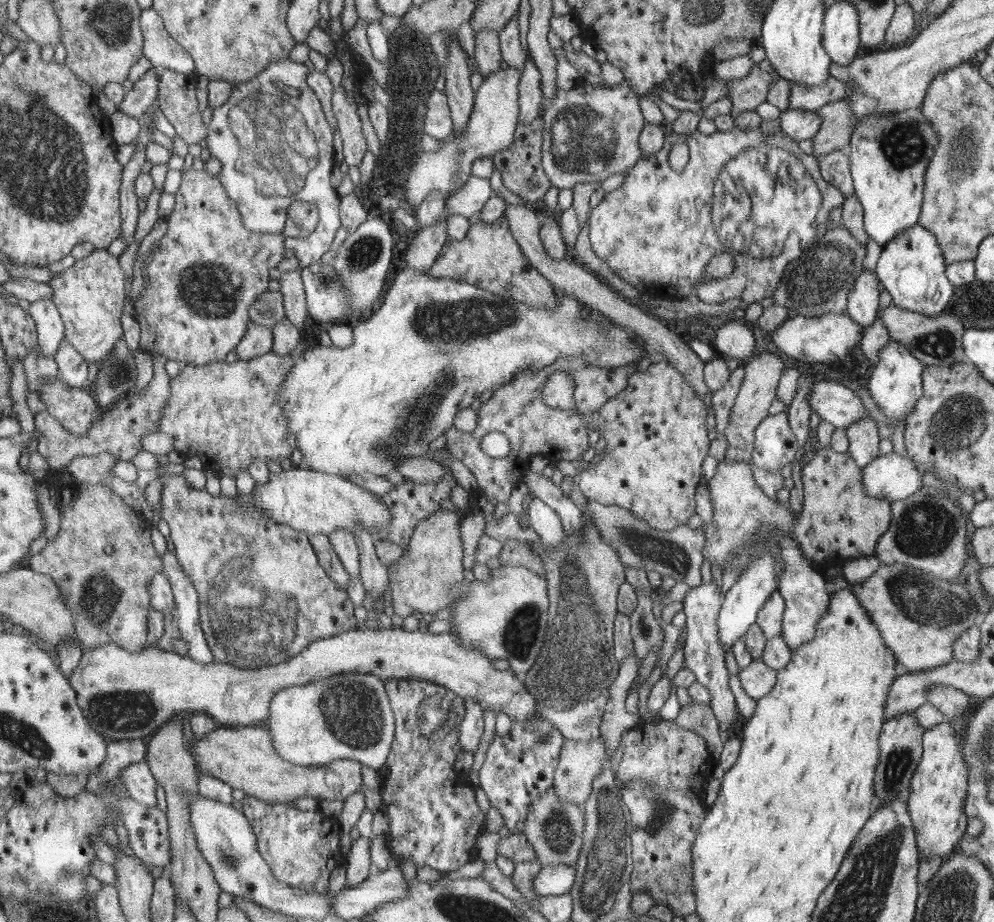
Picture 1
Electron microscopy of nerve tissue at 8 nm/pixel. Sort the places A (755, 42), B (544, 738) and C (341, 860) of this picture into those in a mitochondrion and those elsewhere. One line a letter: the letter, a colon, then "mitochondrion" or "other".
A: other
B: mitochondrion
C: other

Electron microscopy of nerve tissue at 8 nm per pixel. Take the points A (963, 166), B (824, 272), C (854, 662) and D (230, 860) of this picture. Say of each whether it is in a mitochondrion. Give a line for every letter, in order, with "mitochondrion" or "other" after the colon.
A: mitochondrion
B: mitochondrion
C: other
D: mitochondrion

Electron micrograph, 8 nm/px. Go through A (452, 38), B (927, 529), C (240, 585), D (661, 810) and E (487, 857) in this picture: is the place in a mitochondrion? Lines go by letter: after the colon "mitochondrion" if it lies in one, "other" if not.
A: other
B: mitochondrion
C: mitochondrion
D: mitochondrion
E: other

